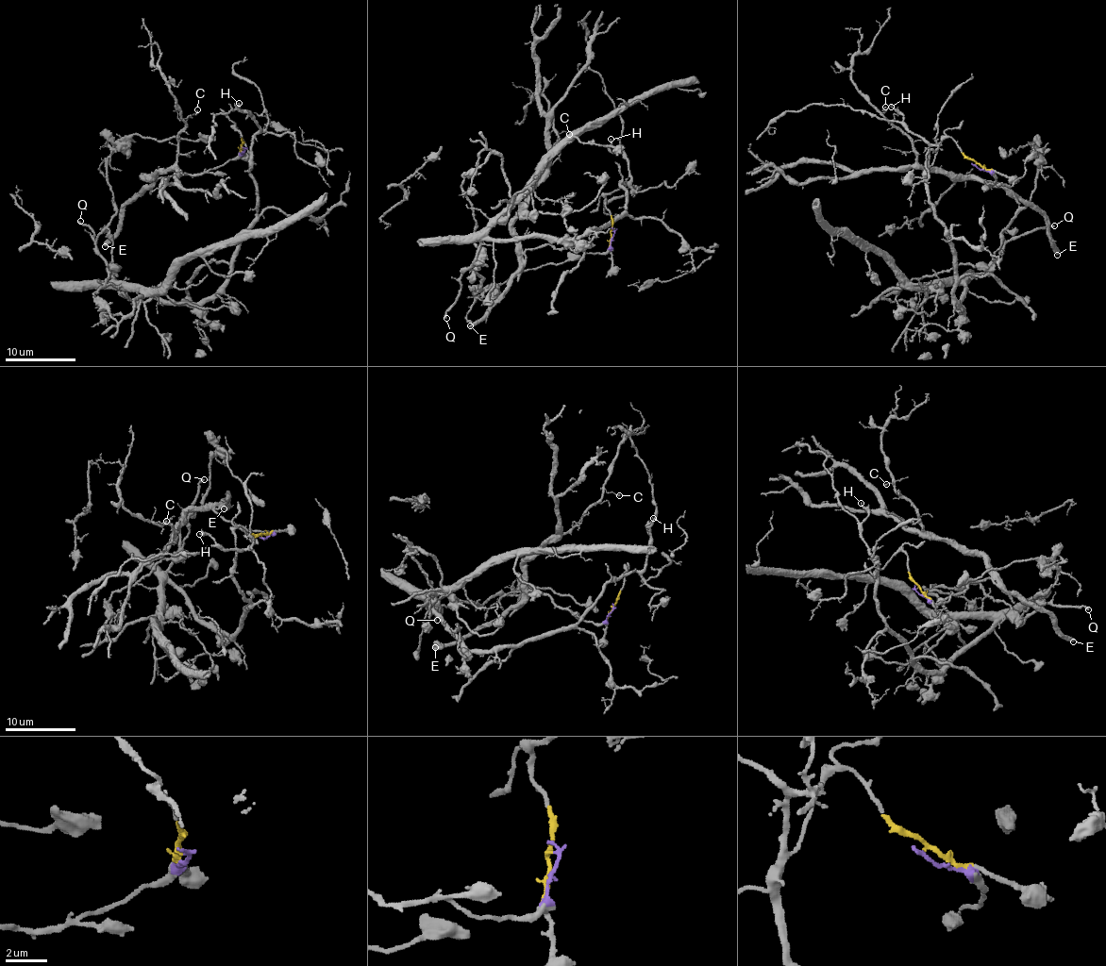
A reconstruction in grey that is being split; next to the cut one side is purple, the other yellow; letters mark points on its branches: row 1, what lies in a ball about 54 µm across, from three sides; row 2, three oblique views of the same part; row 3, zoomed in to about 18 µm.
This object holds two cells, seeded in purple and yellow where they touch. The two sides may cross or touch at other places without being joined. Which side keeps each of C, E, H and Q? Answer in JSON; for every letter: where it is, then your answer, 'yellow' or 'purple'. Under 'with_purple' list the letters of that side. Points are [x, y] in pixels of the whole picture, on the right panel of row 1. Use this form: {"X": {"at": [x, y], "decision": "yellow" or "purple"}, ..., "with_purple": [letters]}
{"C": {"at": [885, 107], "decision": "purple"}, "E": {"at": [1057, 255], "decision": "purple"}, "H": {"at": [891, 107], "decision": "yellow"}, "Q": {"at": [1054, 225], "decision": "yellow"}, "with_purple": ["C", "E"]}

